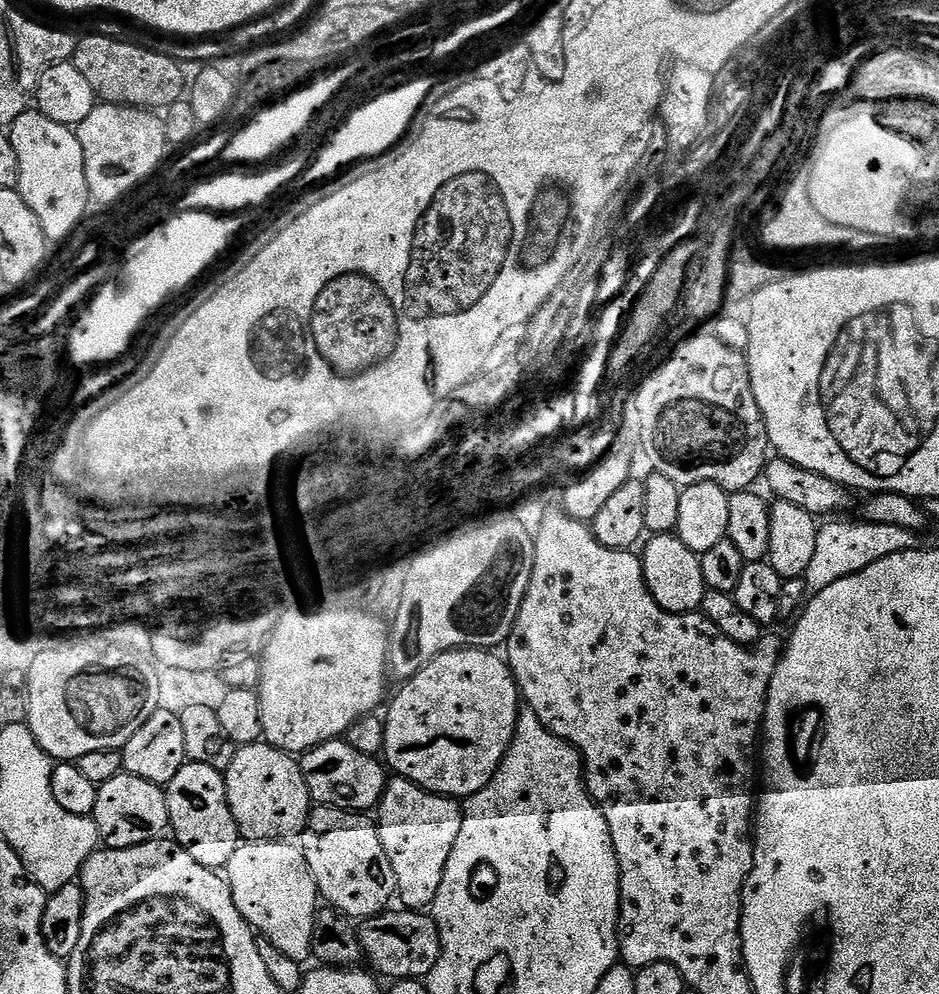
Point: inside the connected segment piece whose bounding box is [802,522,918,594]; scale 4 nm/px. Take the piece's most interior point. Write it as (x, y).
(843, 550)

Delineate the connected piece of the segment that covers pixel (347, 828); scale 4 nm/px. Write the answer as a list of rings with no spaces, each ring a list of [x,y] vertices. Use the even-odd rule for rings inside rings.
[[[316,806],[309,811],[298,836],[306,866],[314,874],[319,899],[356,922],[379,916],[396,896],[394,869],[390,867],[390,858],[386,858],[386,850],[382,850],[380,829],[368,819],[358,812]]]

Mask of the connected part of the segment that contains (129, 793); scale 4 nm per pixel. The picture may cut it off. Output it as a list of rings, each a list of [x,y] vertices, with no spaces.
[[[126,771],[99,785],[98,802],[94,802],[92,821],[98,826],[101,845],[109,848],[133,848],[159,840],[169,831],[168,794],[161,785],[134,778]]]

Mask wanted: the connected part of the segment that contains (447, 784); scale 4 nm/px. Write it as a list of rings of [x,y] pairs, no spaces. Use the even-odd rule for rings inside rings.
[[[459,648],[453,652],[444,652],[440,656],[433,658],[421,672],[417,672],[411,680],[401,687],[404,689],[393,698],[392,705],[390,705],[390,700],[390,703],[387,705],[387,708],[389,707],[388,716],[385,715],[383,717],[384,751],[382,756],[386,761],[387,767],[399,779],[414,782],[419,788],[424,788],[427,792],[436,792],[439,796],[450,796],[453,798],[467,798],[478,794],[491,782],[498,770],[498,766],[504,761],[504,756],[508,753],[508,747],[512,745],[512,739],[516,733],[516,723],[522,711],[522,697],[519,688],[516,686],[516,679],[512,676],[507,663],[501,657],[499,660],[496,655],[495,651],[482,648]]]

